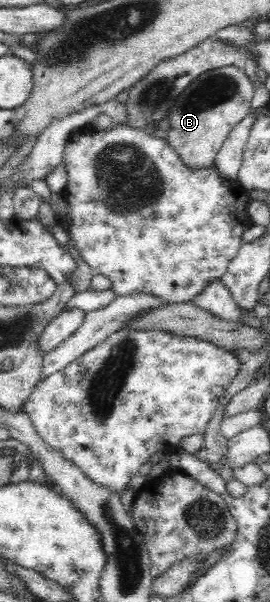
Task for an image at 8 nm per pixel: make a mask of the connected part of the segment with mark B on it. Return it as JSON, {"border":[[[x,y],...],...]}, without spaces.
{"border":[[[242,65],[216,67],[194,78],[178,94],[178,98],[172,101],[164,118],[169,123],[169,128],[164,130],[164,139],[186,168],[200,170],[215,166],[216,155],[230,131],[251,112],[251,100],[254,96],[252,83]]]}

